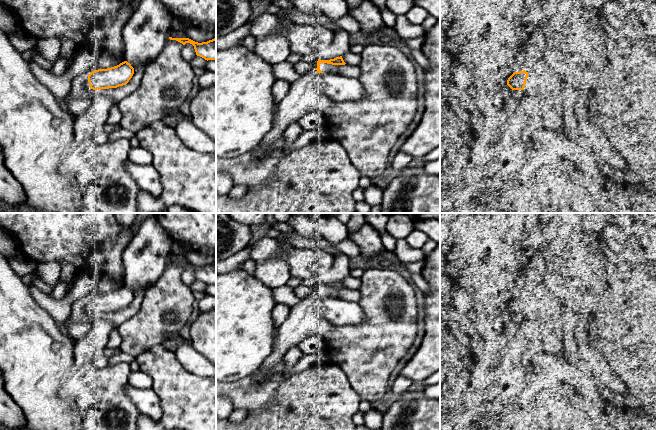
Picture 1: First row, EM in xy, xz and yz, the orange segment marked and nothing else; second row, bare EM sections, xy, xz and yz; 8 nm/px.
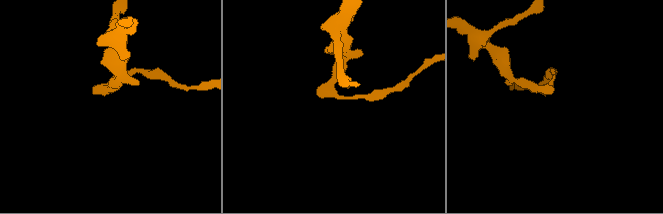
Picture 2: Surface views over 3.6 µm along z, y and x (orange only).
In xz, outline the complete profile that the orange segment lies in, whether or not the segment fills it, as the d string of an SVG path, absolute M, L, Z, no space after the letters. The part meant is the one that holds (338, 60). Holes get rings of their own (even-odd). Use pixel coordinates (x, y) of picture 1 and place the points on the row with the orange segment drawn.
M342 56L330 60L317 61L317 68L301 75L297 80L290 83L289 93L278 103L277 118L274 120L271 130L265 135L262 141L256 146L252 153L258 158L269 153L273 143L283 136L287 127L297 122L301 117L314 111L326 111L334 105L321 89L318 82L318 75L323 73L320 64L345 65Z

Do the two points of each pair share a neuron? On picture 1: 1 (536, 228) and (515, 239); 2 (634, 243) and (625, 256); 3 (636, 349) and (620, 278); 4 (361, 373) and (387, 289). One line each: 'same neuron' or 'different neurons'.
1: different neurons
2: same neuron
3: same neuron
4: same neuron

